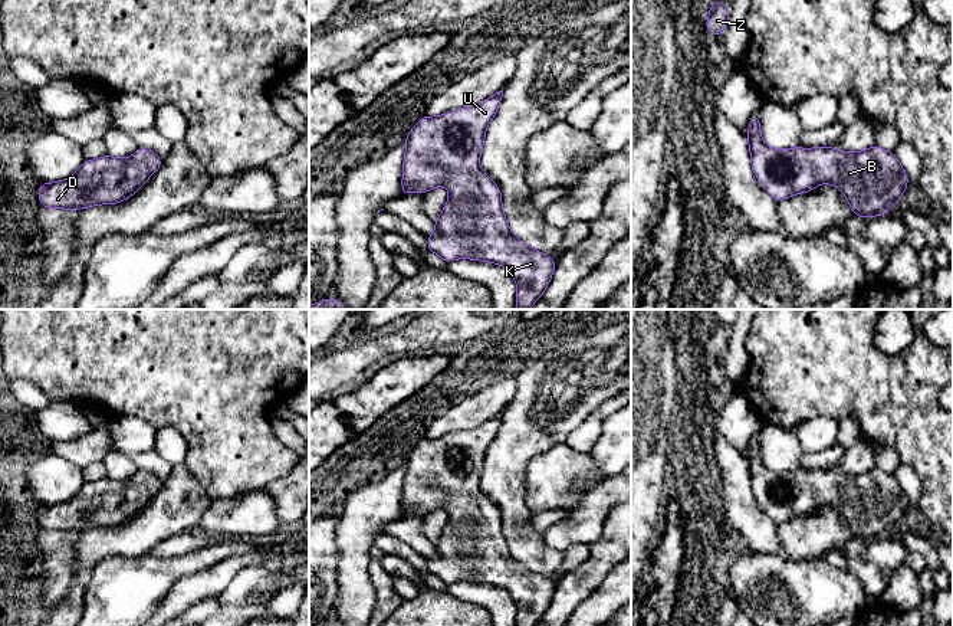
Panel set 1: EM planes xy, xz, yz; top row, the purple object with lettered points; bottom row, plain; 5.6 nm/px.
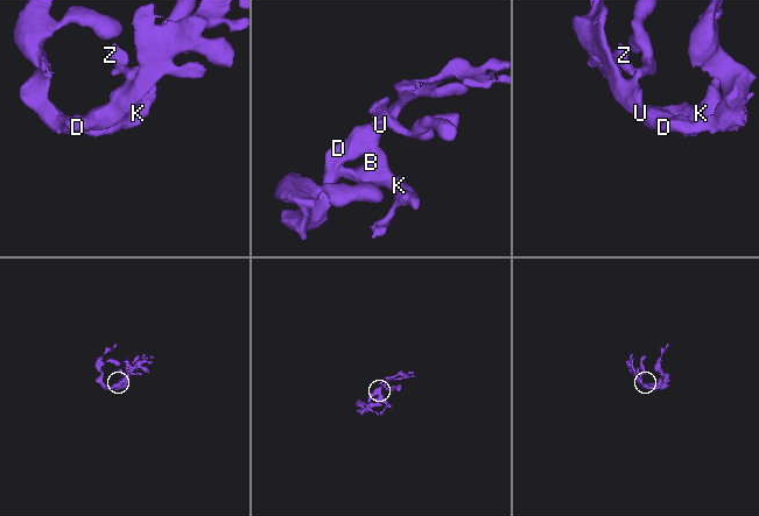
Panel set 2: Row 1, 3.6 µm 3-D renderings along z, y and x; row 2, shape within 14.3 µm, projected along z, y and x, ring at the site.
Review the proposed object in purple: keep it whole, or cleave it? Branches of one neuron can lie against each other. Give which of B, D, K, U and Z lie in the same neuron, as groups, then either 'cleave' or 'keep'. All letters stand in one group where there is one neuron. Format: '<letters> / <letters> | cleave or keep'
B D K U Z | keep

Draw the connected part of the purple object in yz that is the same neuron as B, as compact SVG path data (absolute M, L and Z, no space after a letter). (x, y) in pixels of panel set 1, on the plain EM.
M759 436L752 437L746 461L753 496L776 524L829 505L848 521L852 535L865 541L885 537L910 505L896 476L877 466L860 475L834 469L776 472L760 459Z

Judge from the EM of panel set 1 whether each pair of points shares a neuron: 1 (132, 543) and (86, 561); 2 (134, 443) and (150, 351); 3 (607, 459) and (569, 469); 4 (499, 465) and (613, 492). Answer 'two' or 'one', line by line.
1: one
2: two
3: two
4: two

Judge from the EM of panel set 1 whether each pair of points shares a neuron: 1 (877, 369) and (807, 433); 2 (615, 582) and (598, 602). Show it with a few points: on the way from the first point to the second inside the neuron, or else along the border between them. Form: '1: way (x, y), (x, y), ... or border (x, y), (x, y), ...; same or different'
1: border (838, 422), (815, 416), (795, 428); different
2: way (614, 586), (602, 597); same

